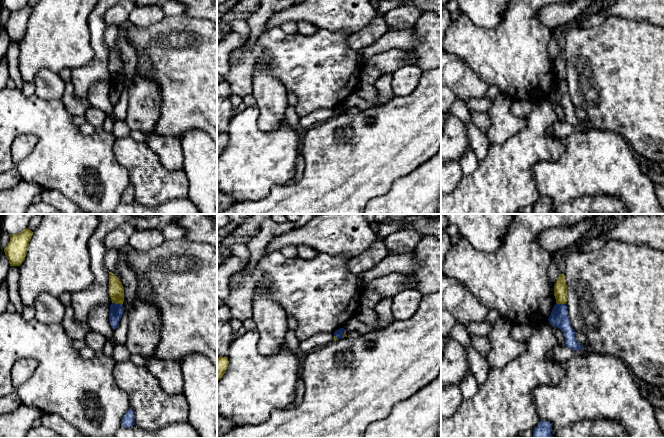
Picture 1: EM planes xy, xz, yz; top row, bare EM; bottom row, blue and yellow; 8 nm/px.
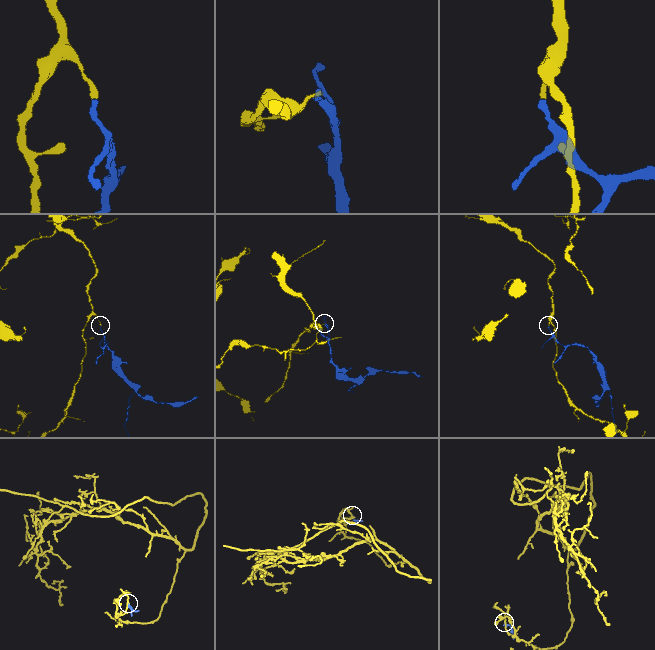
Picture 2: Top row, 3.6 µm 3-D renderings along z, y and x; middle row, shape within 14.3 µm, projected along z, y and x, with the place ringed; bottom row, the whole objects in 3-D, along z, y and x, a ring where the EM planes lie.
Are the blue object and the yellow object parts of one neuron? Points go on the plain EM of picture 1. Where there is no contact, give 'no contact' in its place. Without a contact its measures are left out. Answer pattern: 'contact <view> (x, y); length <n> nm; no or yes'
contact xy (117, 80); length 80 nm; no

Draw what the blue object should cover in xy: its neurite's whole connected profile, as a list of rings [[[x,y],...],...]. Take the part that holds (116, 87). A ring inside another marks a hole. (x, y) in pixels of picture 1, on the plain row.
[[[112,79],[109,87],[109,98],[115,106],[119,101],[119,97],[124,89],[124,83],[121,80]]]

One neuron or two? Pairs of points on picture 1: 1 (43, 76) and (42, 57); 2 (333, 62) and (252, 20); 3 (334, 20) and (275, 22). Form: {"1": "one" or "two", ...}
{"1": "two", "2": "two", "3": "one"}

